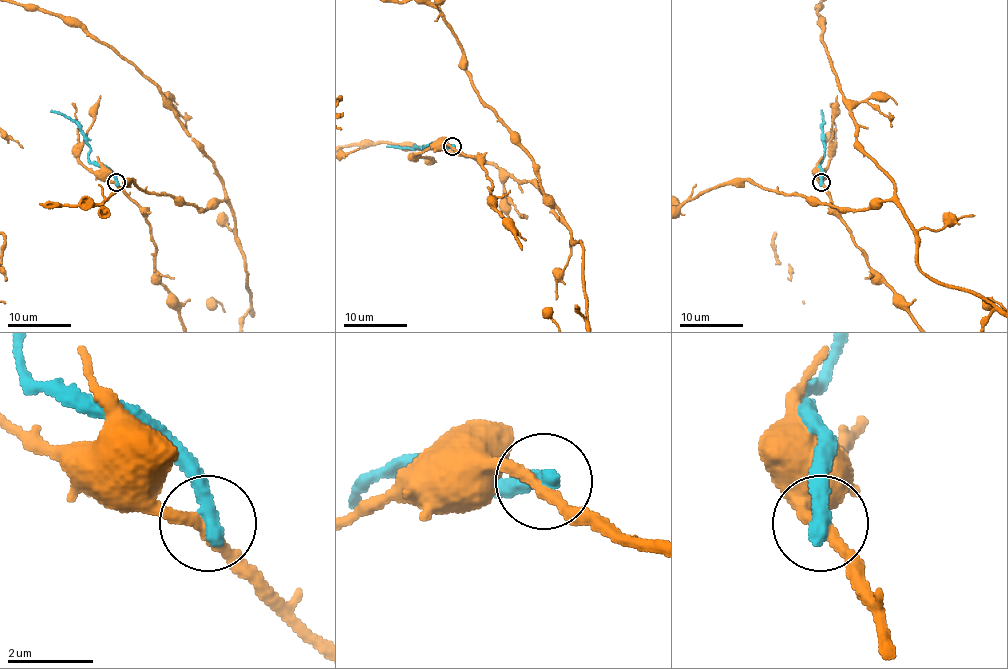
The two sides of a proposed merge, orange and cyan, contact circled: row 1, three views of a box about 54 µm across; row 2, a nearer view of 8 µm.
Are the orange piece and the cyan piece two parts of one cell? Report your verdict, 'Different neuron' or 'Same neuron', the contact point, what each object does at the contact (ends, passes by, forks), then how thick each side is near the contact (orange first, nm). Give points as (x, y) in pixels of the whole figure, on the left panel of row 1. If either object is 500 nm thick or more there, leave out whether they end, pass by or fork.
Different neuron. Place: (116, 182). At the ring orange passes by. At the ring cyan ends. Thickness 280 nm (orange) against 460 nm

